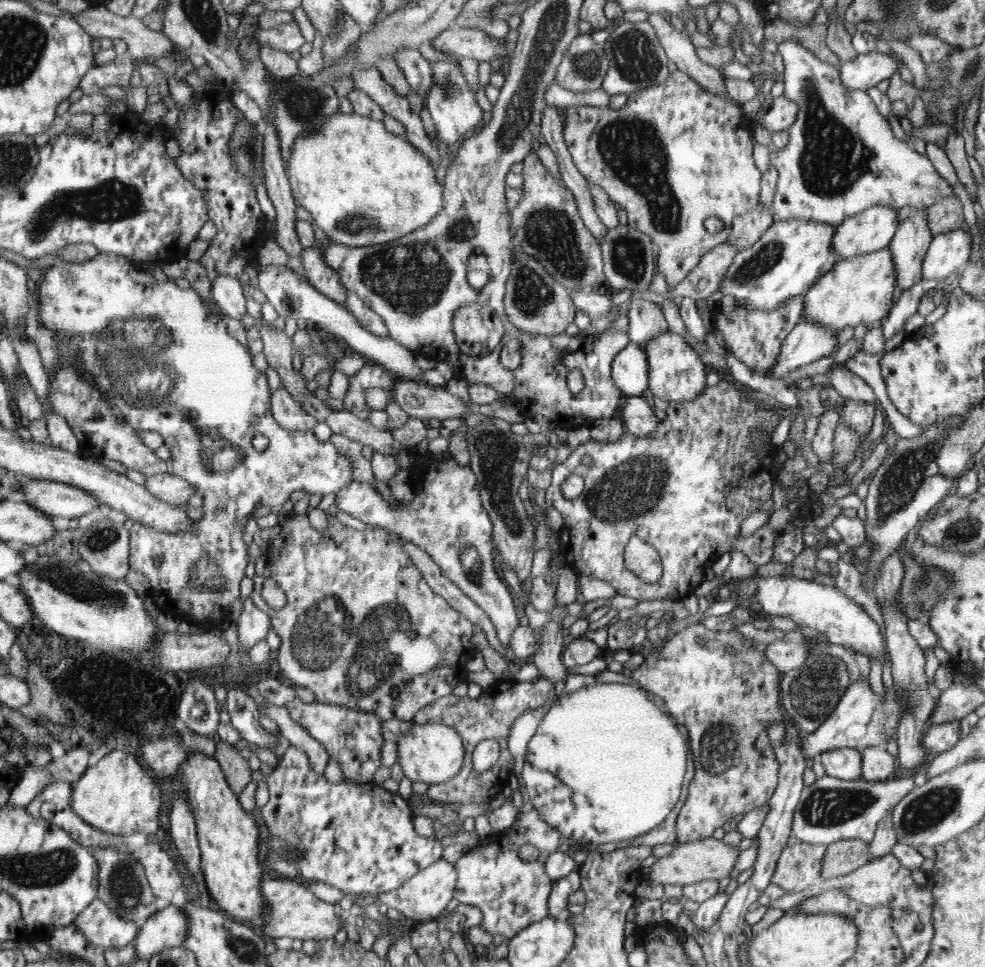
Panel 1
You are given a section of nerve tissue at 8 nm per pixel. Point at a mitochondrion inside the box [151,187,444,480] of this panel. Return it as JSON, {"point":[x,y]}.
{"point":[215,456]}

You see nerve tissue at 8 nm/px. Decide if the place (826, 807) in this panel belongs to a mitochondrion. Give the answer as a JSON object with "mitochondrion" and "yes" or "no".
{"mitochondrion":"yes"}

